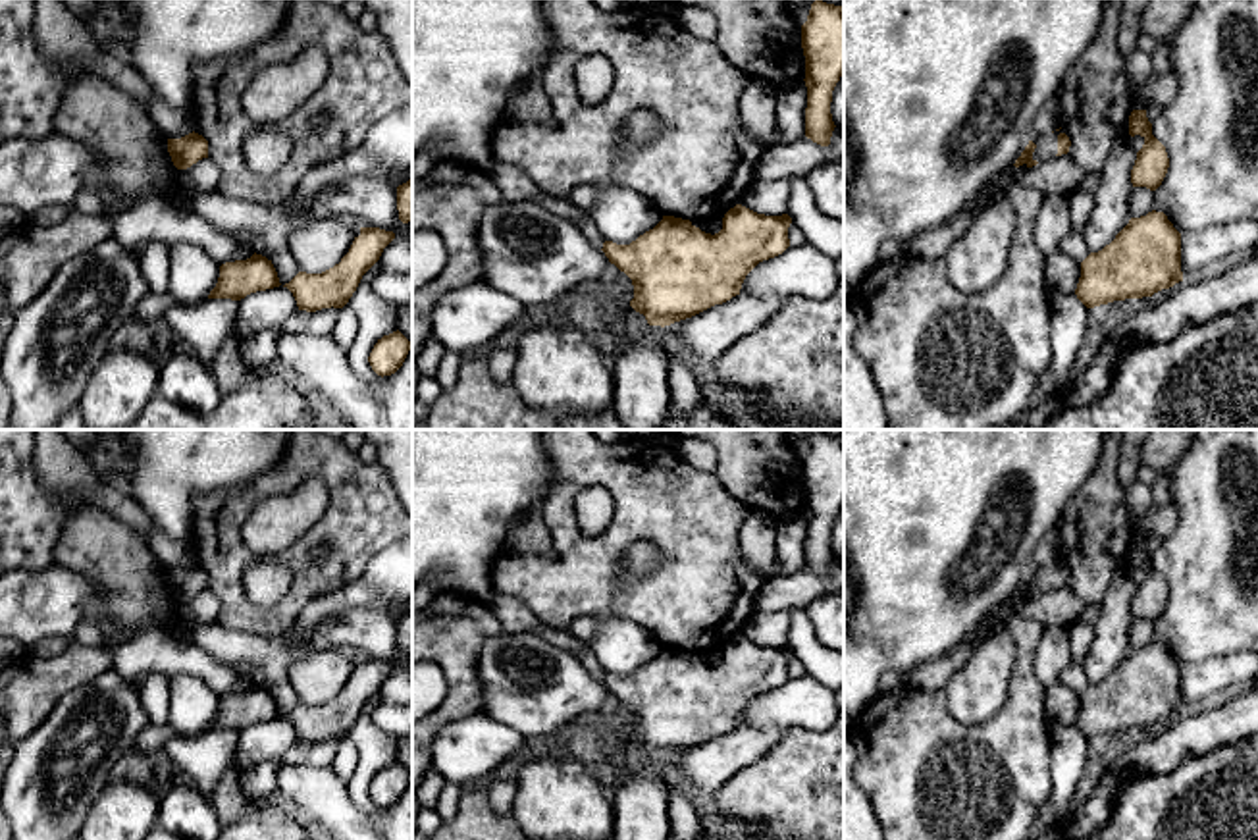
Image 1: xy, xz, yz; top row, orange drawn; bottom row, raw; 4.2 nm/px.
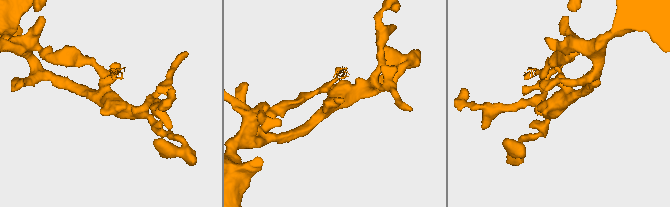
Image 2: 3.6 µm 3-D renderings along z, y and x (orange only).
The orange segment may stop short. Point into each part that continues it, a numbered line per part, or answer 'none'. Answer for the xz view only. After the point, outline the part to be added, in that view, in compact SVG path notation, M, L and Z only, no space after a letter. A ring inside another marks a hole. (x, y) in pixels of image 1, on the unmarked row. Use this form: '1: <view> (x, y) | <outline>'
none

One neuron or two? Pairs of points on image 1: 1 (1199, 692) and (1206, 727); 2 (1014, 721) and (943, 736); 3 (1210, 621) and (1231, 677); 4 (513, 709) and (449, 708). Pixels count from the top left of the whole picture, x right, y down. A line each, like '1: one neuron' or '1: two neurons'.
1: two neurons
2: one neuron
3: two neurons
4: two neurons

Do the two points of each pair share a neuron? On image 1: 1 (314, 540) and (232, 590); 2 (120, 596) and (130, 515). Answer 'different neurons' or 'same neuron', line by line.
1: same neuron
2: different neurons

